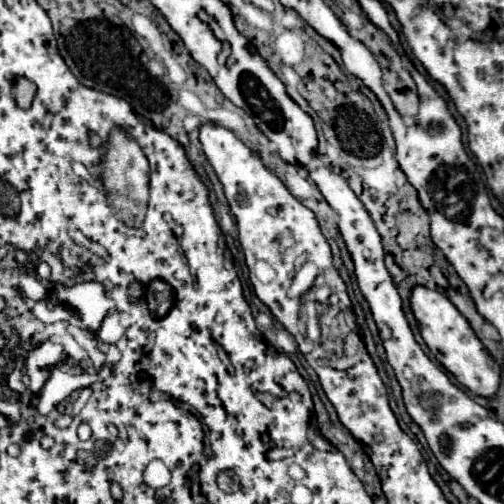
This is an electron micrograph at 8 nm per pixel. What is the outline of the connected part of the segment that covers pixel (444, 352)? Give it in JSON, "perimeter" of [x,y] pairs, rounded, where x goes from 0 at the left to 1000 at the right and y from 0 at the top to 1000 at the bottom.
{"perimeter":[[[845,567],[817,571],[813,587],[813,615],[821,631],[829,635],[833,663],[853,690],[853,698],[865,706],[865,714],[905,746],[913,762],[921,762],[937,782],[976,790],[992,762],[992,734],[980,710],[960,694],[956,679],[937,659],[929,635],[909,619],[909,611],[873,579],[849,575]]]}

